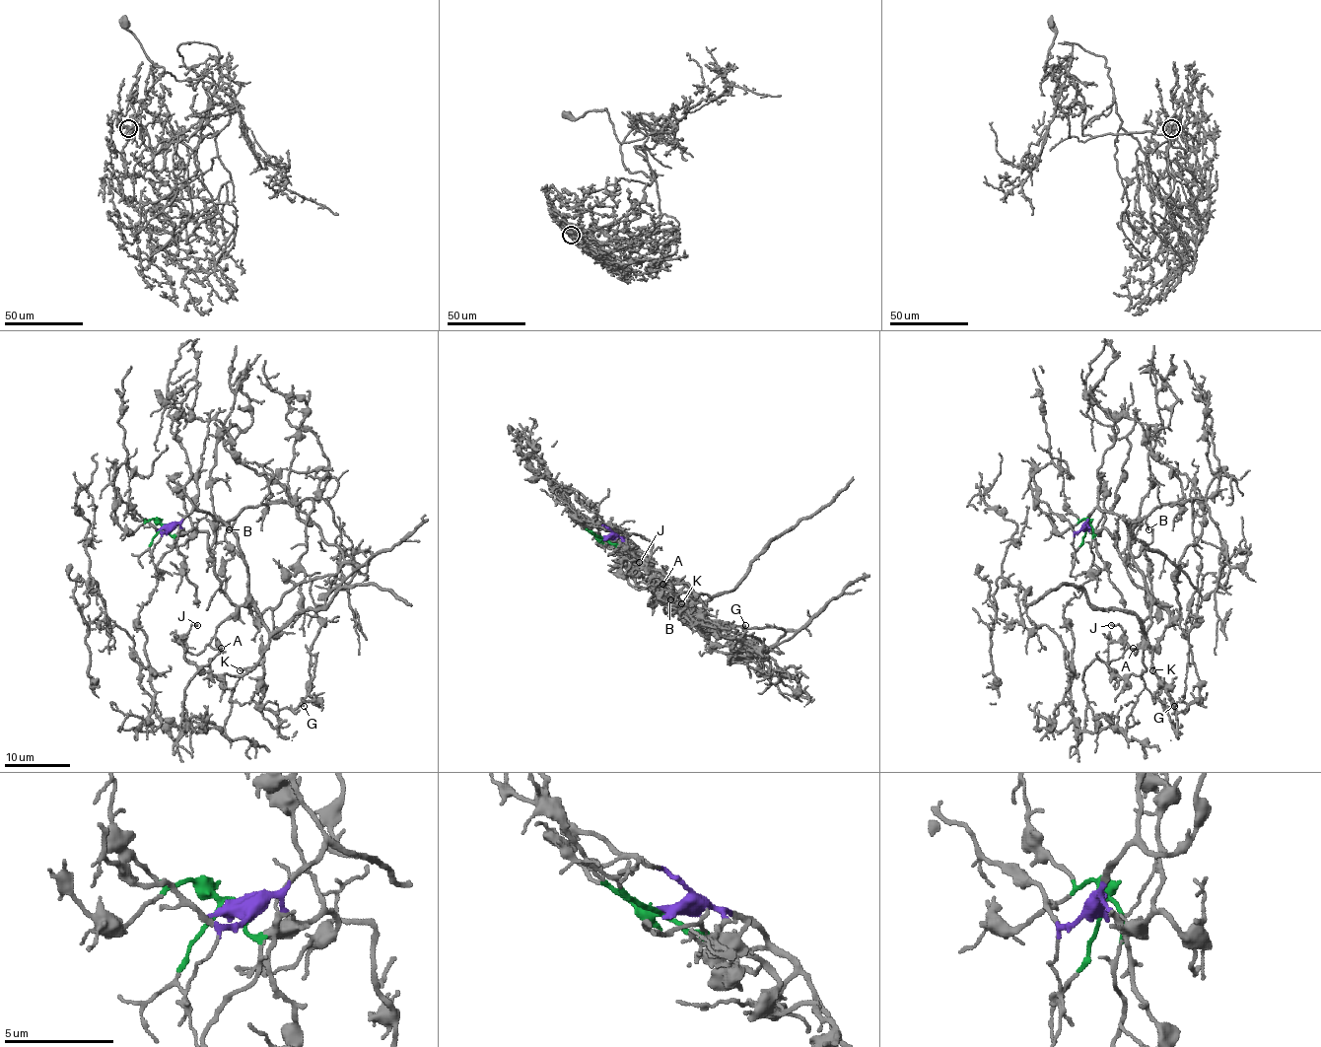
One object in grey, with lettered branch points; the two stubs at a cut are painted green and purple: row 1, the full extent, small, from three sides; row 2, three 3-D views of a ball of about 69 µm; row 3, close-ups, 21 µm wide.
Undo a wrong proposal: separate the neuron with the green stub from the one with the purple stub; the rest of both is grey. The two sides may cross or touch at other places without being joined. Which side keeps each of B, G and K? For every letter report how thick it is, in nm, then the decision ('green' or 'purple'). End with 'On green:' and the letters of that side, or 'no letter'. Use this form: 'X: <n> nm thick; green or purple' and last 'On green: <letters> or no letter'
B: 110 nm thick; purple
G: 170 nm thick; purple
K: 160 nm thick; purple
On green: no letter

